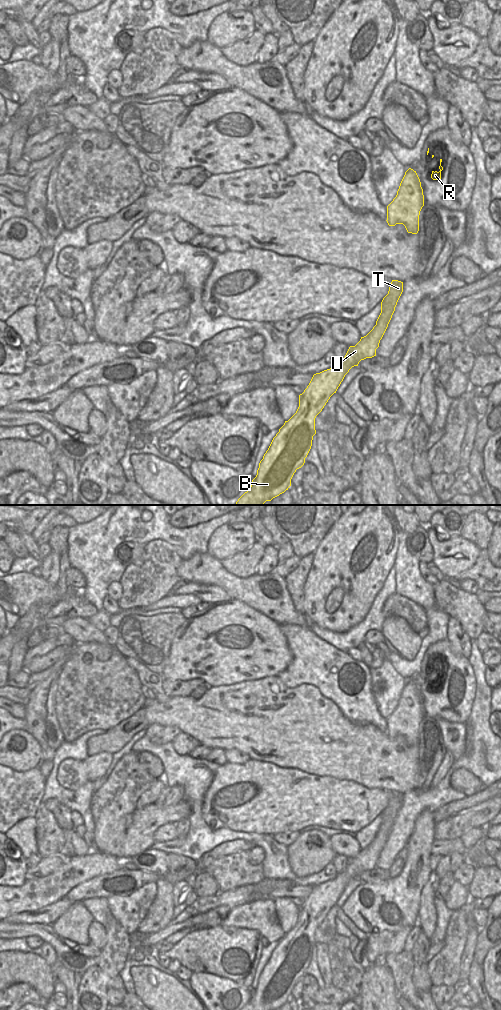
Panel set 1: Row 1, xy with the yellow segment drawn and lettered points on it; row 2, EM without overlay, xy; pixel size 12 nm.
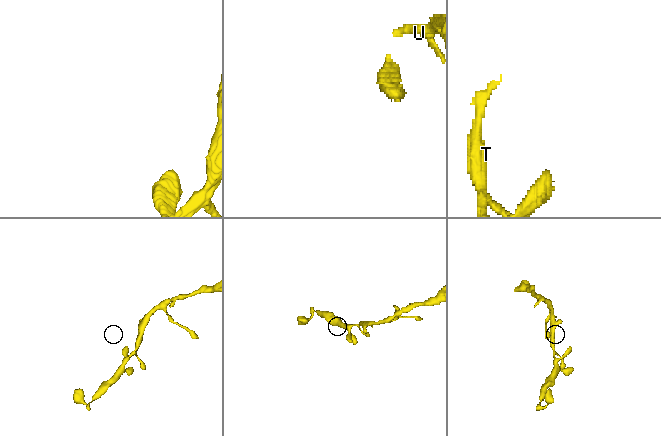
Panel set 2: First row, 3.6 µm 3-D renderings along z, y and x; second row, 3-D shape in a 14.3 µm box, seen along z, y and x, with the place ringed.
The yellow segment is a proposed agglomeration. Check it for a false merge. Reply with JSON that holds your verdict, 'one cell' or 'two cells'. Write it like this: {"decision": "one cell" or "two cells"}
{"decision": "one cell"}

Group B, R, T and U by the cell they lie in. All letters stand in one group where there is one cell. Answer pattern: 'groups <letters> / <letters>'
groups B R T U

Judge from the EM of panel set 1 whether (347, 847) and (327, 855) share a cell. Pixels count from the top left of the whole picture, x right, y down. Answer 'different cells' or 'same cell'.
different cells

